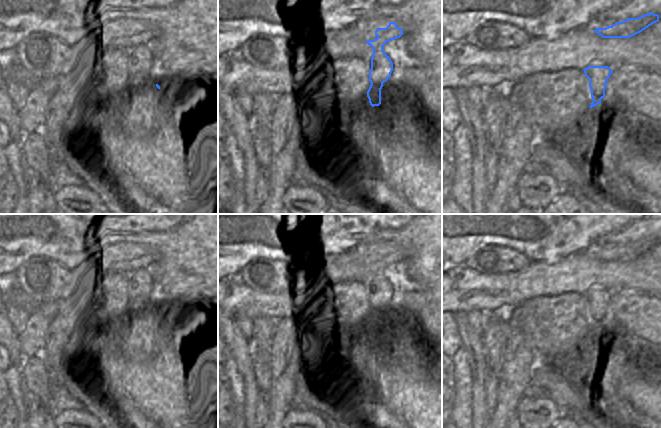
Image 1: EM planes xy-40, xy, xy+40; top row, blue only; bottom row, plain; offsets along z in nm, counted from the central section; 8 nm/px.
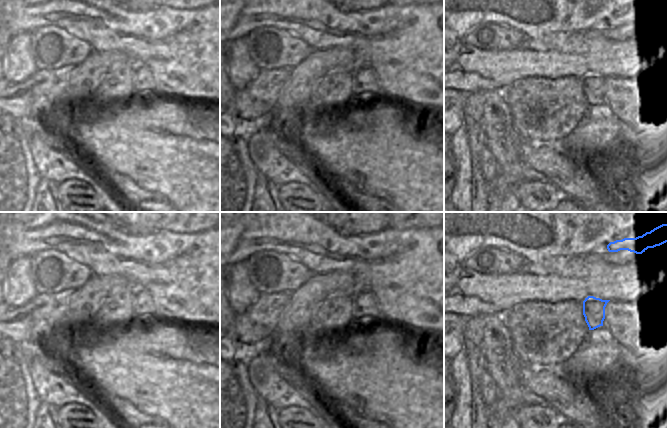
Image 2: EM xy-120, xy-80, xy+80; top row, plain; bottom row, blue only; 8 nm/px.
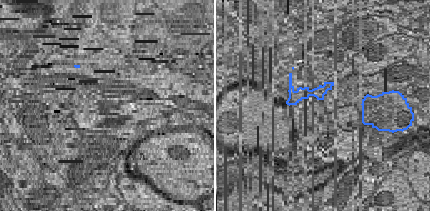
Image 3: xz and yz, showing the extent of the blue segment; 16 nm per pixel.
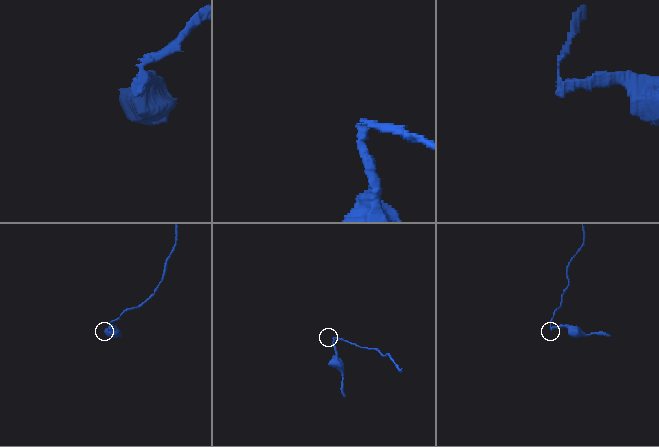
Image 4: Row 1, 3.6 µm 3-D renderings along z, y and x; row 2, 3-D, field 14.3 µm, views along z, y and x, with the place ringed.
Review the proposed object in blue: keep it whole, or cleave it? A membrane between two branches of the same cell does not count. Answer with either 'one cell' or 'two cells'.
two cells

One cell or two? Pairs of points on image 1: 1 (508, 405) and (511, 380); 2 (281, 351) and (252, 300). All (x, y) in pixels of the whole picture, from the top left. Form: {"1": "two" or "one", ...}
{"1": "one", "2": "two"}

